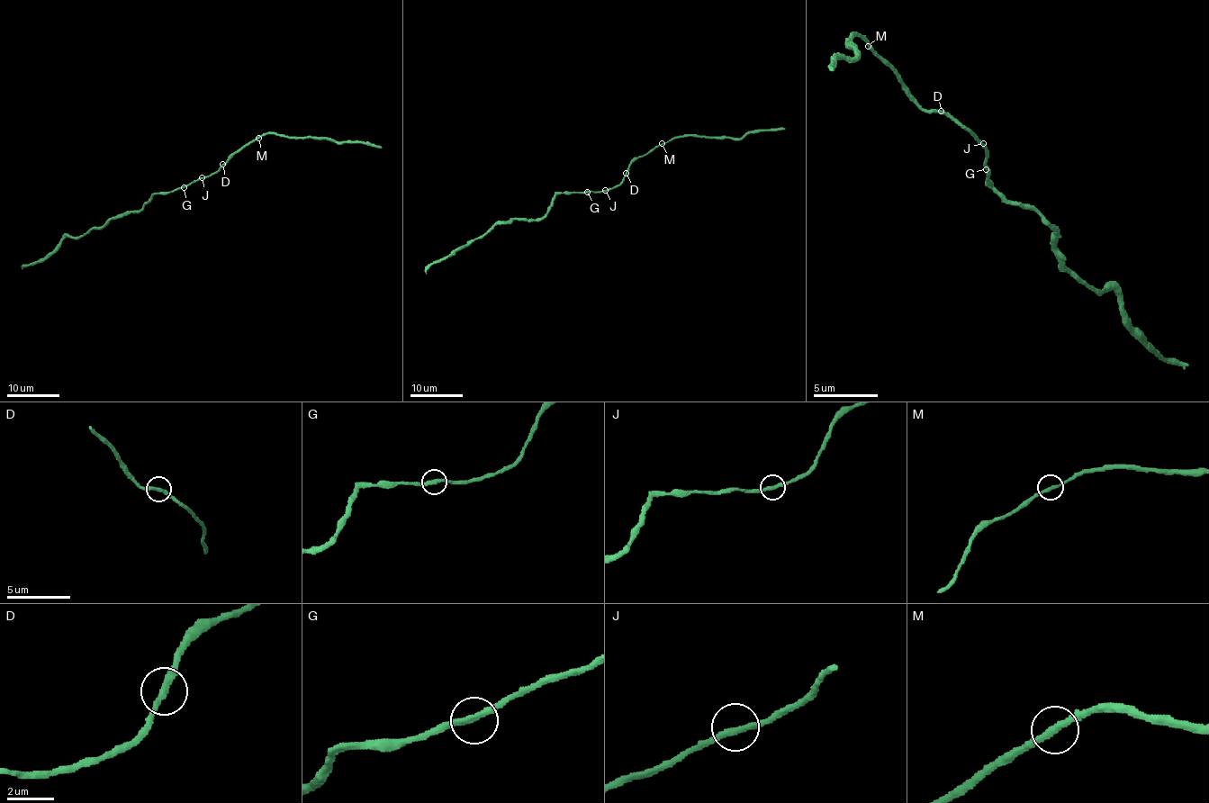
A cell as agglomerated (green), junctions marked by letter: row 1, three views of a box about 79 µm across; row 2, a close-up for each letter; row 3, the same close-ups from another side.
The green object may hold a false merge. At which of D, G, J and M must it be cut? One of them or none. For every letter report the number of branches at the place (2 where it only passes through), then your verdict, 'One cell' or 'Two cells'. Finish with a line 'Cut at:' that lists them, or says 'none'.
D: Branches: 2. One cell
G: Branches: 2. One cell
J: Branches: 2. One cell
M: Branches: 2. One cell
Cut at: none

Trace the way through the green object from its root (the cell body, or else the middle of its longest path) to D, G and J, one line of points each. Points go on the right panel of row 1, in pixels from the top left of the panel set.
D: (986, 156), (986, 149), (967, 130), (941, 111)
G: (986, 156), (986, 169)
J: (986, 156), (986, 147), (983, 143)

